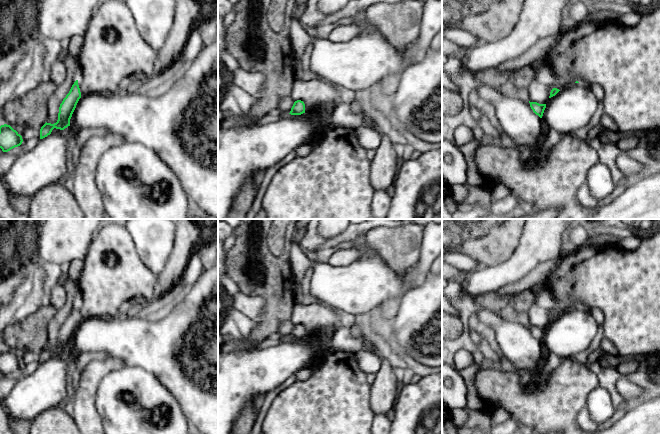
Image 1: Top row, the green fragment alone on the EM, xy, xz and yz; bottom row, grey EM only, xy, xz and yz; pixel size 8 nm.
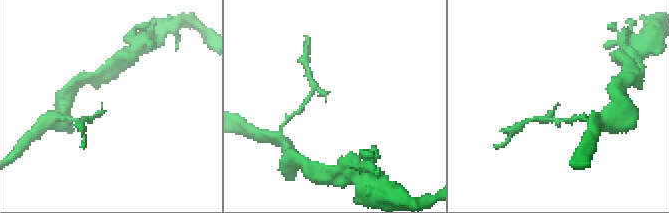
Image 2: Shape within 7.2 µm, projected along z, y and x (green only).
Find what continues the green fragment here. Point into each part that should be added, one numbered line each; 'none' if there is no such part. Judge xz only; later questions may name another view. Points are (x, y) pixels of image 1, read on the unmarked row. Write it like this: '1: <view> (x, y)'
none

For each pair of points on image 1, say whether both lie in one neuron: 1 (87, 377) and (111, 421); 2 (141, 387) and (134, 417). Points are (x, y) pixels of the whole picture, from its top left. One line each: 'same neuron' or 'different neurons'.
1: different neurons
2: same neuron

